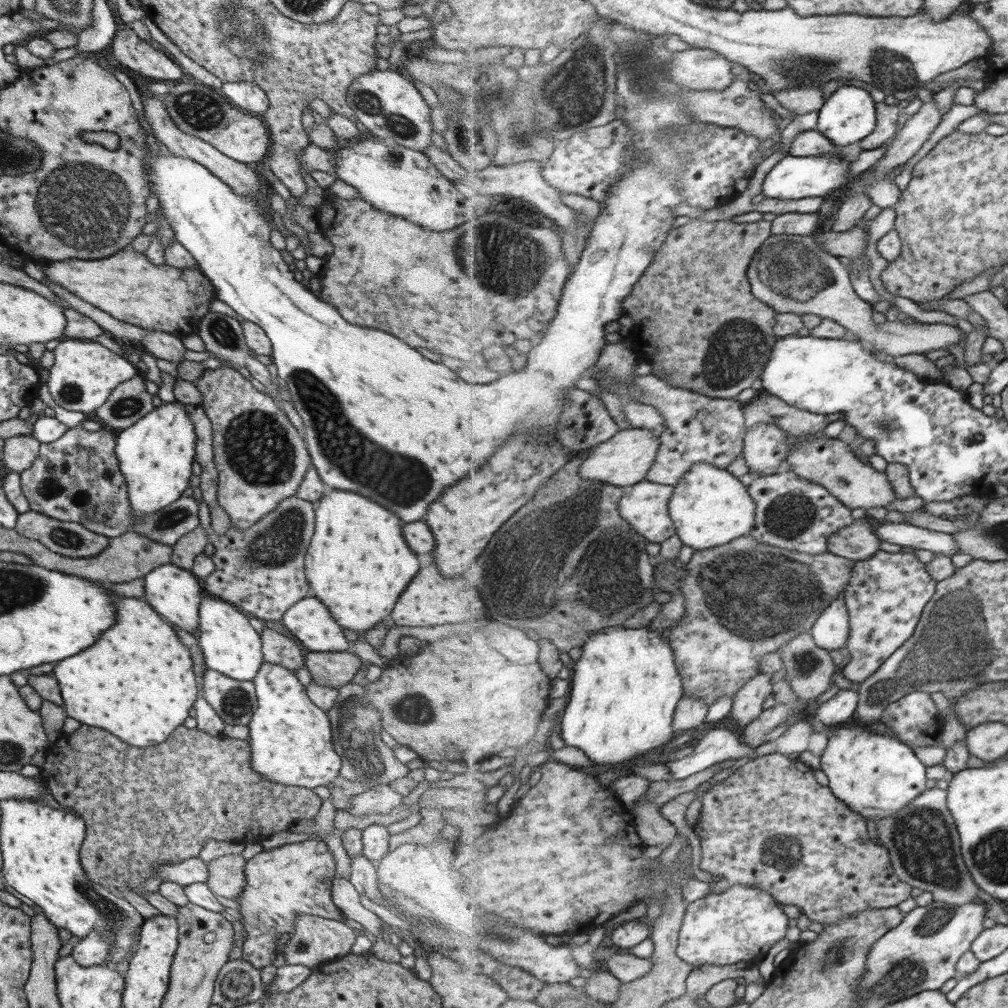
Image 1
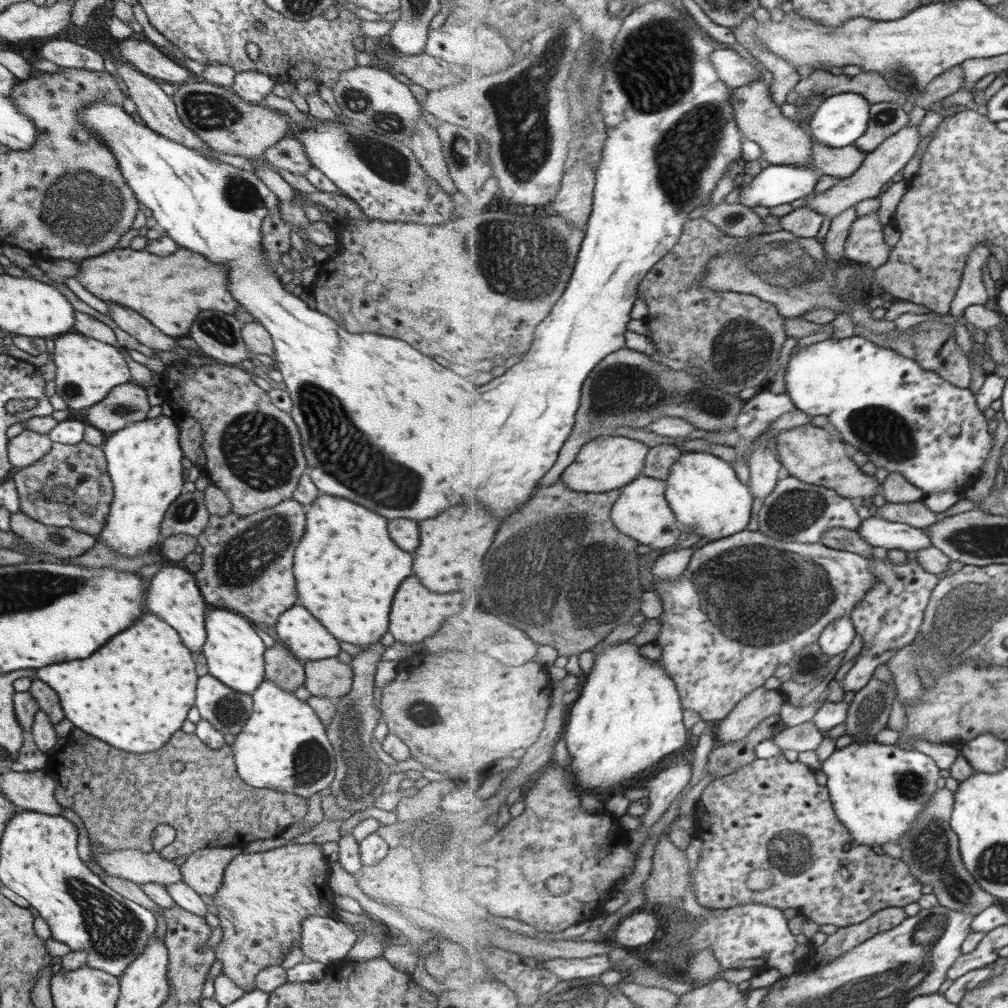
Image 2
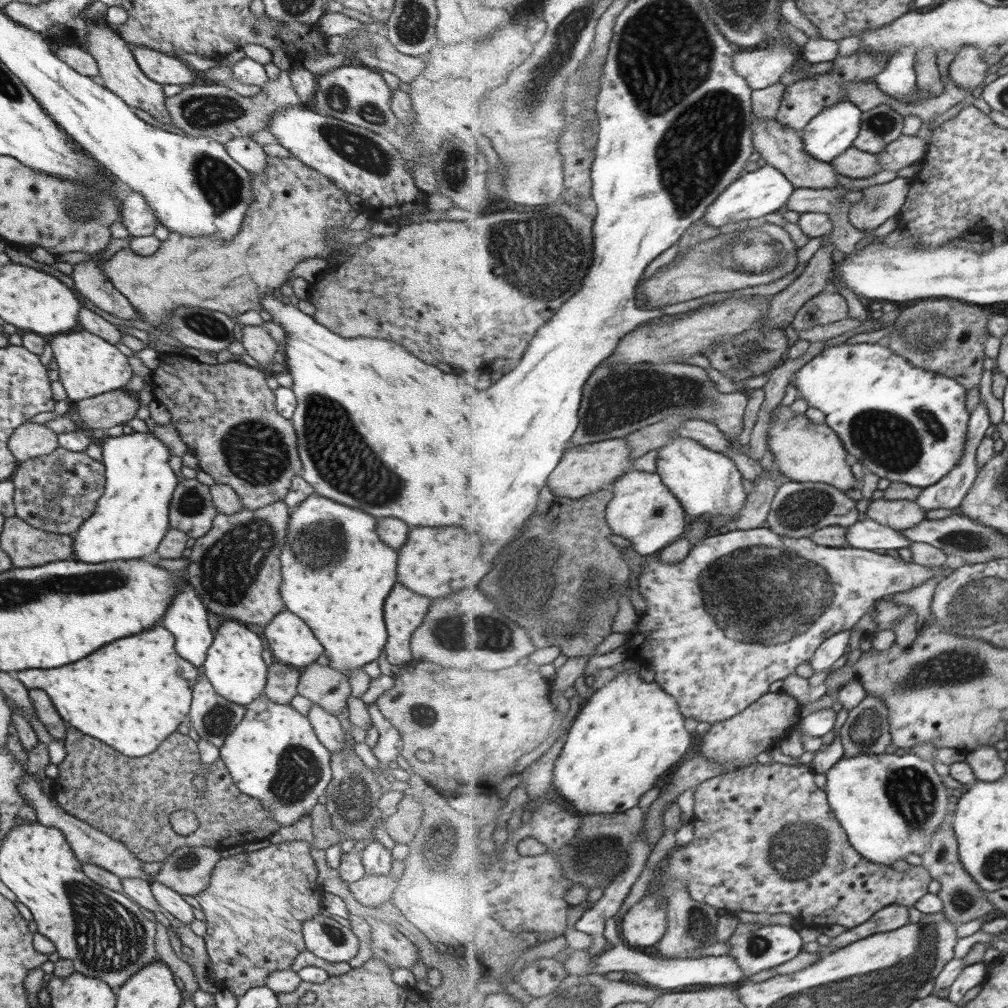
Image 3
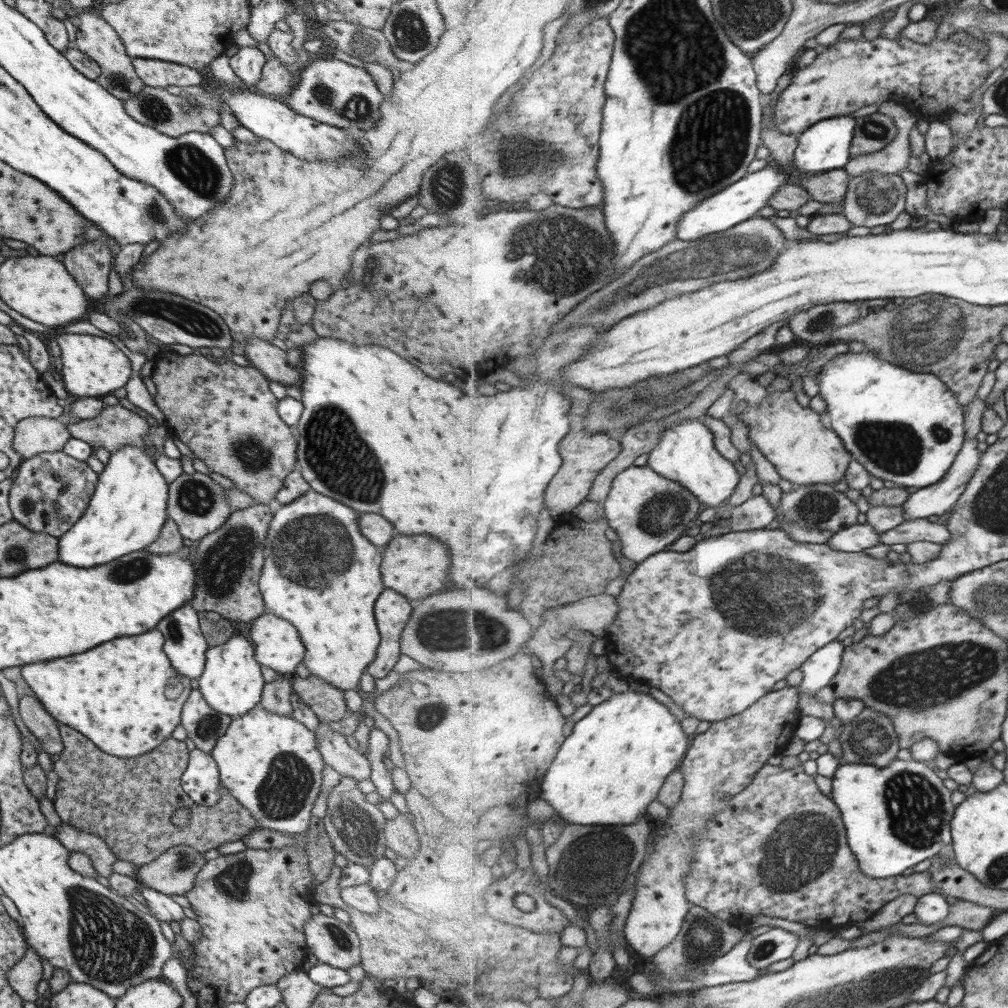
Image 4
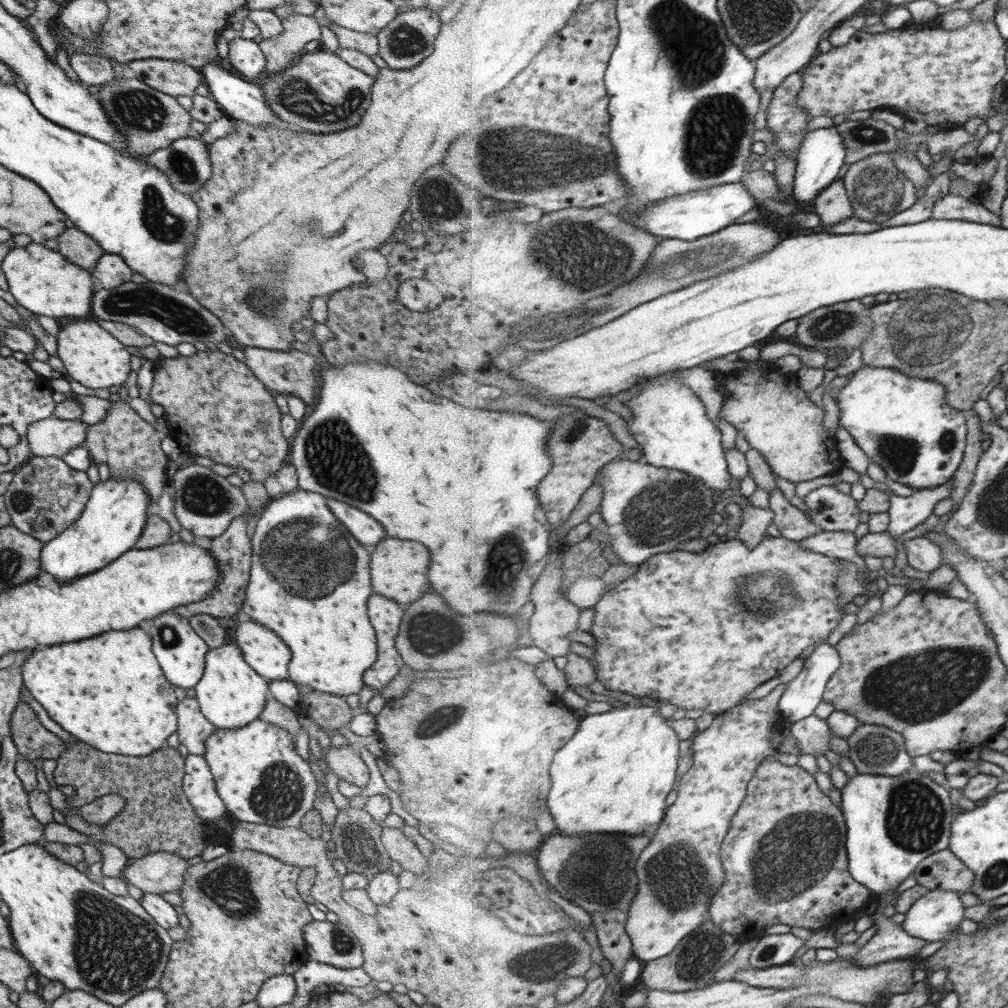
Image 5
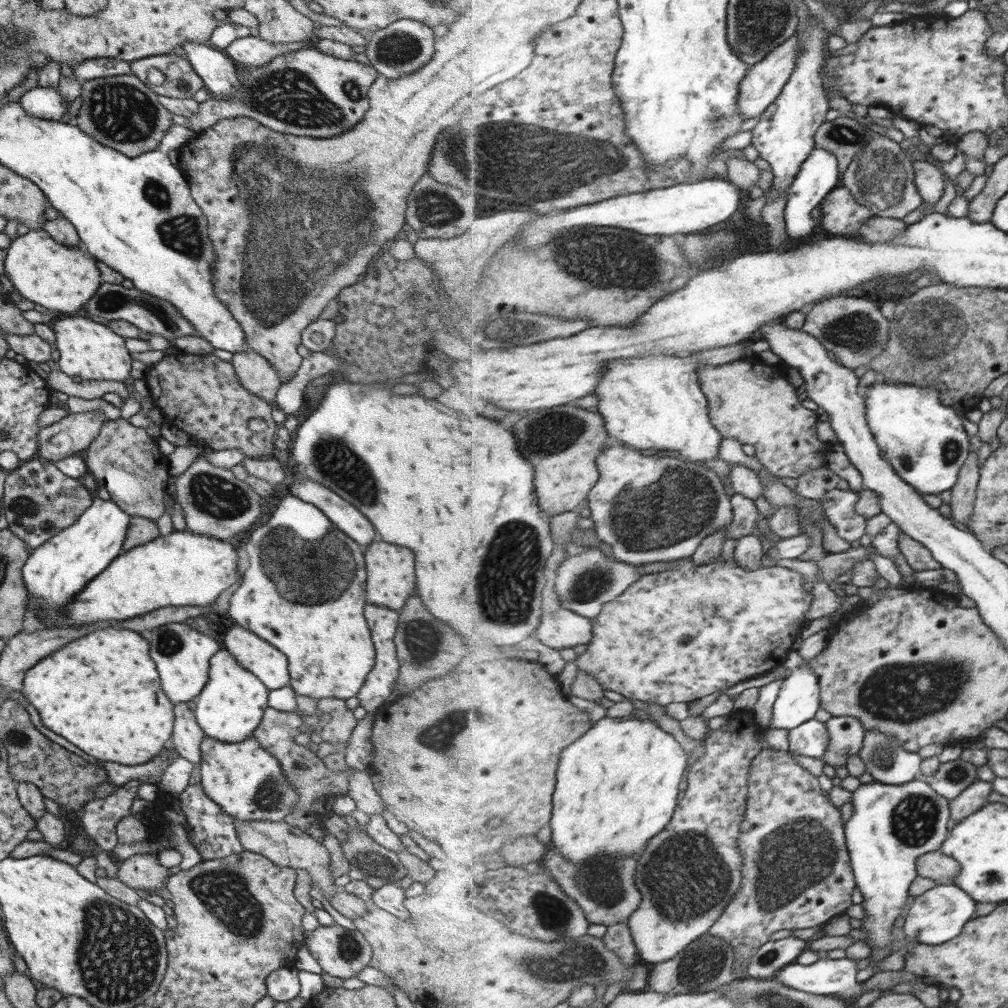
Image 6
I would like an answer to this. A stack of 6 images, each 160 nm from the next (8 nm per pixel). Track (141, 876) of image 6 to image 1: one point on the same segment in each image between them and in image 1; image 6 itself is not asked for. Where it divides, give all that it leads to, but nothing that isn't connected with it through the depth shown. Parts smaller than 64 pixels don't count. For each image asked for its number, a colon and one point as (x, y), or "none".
1: (227, 878)
2: (203, 870)
3: (188, 869)
4: (174, 871)
5: (157, 872)

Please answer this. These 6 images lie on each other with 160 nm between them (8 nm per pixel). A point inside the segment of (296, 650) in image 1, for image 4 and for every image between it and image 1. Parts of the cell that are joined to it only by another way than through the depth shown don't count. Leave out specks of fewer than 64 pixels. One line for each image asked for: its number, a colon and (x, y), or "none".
2: (281, 667)
3: (282, 681)
4: (276, 695)

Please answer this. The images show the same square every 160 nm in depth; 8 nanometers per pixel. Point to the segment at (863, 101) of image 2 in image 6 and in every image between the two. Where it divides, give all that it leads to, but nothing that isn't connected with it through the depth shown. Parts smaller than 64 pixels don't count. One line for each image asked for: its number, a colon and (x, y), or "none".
3: (835, 130)
4: (825, 147)
5: (822, 160)
6: (821, 176)

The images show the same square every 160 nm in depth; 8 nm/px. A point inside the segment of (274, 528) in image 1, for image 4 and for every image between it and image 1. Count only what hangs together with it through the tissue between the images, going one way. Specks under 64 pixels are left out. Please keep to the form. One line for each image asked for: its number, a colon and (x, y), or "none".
2: (247, 567)
3: (235, 568)
4: (228, 561)

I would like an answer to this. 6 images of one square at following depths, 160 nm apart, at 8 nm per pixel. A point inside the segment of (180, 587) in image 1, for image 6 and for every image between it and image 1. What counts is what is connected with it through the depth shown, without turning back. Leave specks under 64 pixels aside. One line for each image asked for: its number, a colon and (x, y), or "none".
2: (173, 595)
3: (186, 617)
4: (187, 653)
5: (182, 655)
6: (183, 655)

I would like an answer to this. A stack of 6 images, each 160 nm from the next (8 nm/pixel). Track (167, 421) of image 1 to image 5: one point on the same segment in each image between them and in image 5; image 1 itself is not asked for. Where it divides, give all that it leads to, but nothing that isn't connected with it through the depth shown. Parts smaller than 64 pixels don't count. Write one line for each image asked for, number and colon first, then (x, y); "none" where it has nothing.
2: (144, 460)
3: (131, 518)
4: (126, 513)
5: (114, 517)

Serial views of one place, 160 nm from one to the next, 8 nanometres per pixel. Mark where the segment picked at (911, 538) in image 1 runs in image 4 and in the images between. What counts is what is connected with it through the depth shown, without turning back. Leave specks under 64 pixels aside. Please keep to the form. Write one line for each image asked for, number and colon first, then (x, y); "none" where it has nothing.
2: (891, 535)
3: (870, 534)
4: (859, 537)

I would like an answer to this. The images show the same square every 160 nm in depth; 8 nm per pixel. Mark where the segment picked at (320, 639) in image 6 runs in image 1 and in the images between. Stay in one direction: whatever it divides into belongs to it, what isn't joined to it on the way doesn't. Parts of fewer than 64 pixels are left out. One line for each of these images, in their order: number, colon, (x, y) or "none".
1: (358, 563)
2: (347, 568)
3: (340, 595)
4: (334, 613)
5: (322, 619)

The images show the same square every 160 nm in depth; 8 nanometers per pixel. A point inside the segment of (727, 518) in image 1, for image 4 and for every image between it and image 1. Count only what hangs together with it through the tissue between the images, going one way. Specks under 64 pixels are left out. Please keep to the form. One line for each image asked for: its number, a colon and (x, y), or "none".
2: (705, 491)
3: (707, 482)
4: (687, 453)

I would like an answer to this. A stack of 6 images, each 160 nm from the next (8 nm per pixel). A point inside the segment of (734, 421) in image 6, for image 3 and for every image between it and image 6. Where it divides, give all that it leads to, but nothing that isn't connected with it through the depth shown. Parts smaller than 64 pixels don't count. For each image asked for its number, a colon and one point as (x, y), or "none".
3: (805, 452)
4: (793, 437)
5: (780, 421)

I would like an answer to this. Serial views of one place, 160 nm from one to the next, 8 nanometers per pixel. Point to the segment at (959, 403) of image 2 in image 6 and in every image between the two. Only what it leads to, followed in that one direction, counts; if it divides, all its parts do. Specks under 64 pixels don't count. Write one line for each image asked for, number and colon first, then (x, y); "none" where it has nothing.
3: (906, 424)
4: (908, 427)
5: (909, 426)
6: (925, 439)

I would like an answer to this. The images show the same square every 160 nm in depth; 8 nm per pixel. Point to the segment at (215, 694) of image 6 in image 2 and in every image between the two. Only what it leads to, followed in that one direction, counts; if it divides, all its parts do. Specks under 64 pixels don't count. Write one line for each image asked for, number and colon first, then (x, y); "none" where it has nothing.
2: (235, 655)
3: (234, 666)
4: (232, 683)
5: (231, 694)

